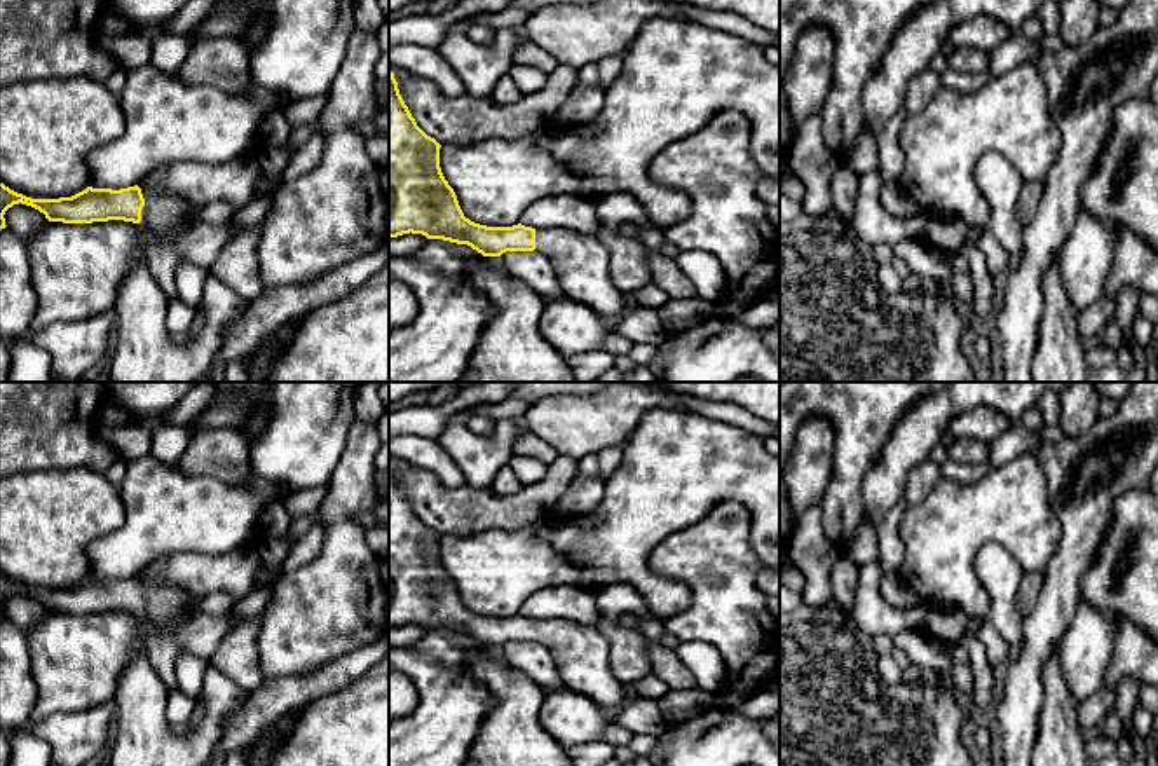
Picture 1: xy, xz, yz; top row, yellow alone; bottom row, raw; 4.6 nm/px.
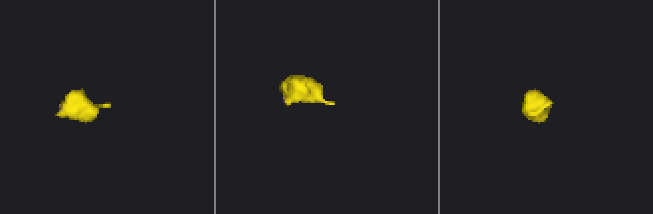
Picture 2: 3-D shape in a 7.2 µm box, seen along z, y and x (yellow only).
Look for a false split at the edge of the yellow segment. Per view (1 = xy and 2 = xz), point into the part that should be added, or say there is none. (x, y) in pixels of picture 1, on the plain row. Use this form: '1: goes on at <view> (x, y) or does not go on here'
1: goes on at xy (168, 608)
2: goes on at xz (581, 653)

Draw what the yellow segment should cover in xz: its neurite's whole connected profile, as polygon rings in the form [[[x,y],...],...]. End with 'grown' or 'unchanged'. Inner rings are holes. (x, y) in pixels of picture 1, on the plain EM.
[[[389,459],[389,628],[422,625],[467,635],[483,647],[535,640],[551,653],[567,689],[607,712],[628,701],[628,687],[609,667],[609,637],[567,619],[532,619],[521,614],[487,618],[471,612],[441,564],[439,539],[417,516]]]; grown

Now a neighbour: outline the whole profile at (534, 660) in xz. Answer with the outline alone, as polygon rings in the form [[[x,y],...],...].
[[[506,642],[501,646],[506,663],[525,674],[542,689],[560,689],[563,681],[558,675],[551,653],[539,642]]]

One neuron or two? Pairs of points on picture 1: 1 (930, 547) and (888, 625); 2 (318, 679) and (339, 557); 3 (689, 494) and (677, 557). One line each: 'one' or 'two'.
1: two
2: two
3: two

